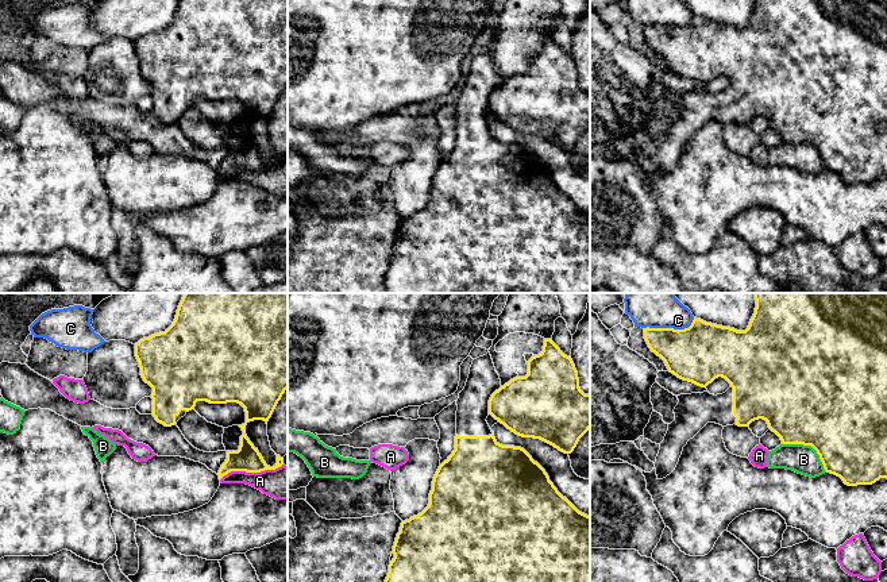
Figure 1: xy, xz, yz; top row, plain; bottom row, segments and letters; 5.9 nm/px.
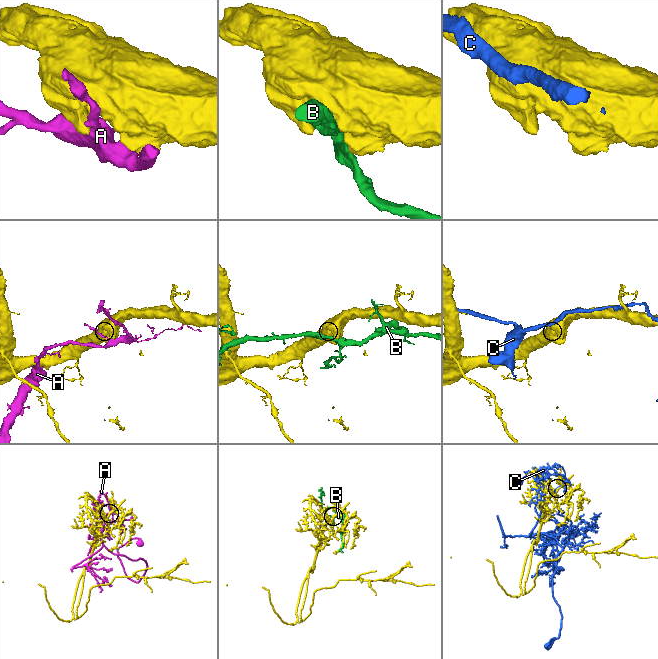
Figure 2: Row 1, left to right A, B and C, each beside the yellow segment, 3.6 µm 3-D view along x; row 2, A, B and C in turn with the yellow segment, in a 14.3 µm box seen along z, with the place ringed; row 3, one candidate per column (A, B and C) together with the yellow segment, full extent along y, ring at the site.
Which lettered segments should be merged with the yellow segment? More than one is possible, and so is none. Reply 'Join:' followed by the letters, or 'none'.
Join: none

